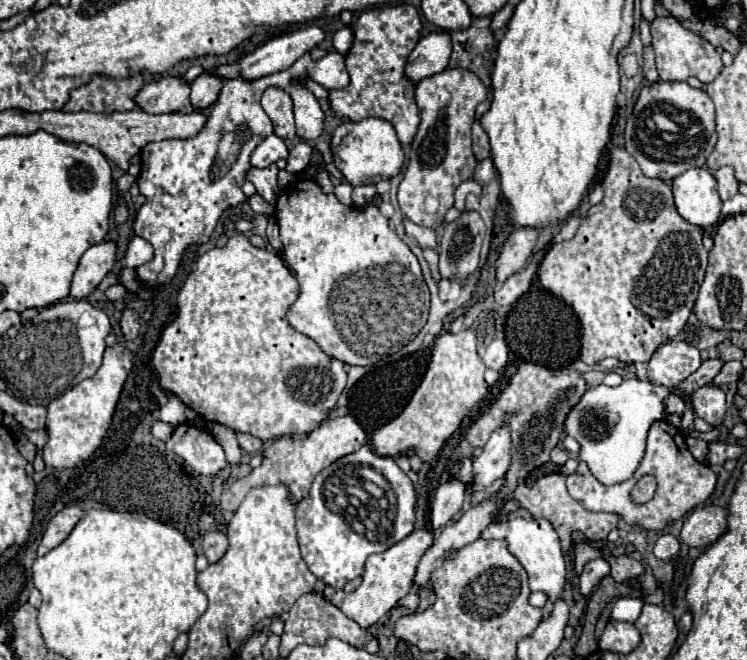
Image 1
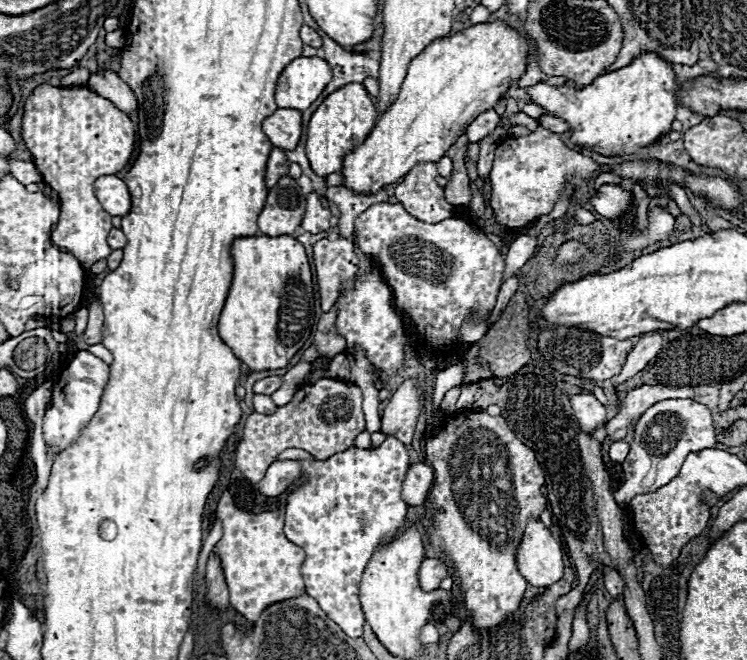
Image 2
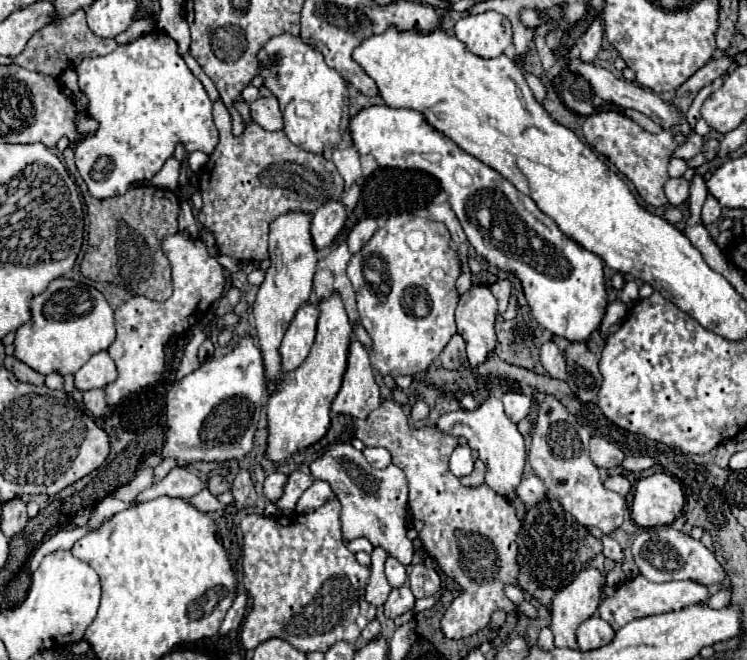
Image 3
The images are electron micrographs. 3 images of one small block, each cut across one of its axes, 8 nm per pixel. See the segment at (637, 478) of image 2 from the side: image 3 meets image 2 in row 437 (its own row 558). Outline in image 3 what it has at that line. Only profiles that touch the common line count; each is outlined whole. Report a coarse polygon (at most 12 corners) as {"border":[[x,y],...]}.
{"border":[[672,526],[632,540],[650,582],[710,586],[724,568],[700,540]]}

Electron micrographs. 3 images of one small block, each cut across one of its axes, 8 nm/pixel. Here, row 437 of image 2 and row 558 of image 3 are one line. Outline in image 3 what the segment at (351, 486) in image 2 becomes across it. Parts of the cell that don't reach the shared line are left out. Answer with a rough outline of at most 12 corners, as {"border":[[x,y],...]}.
{"border":[[396,558],[386,560],[386,578],[392,588],[404,586],[406,568]]}

